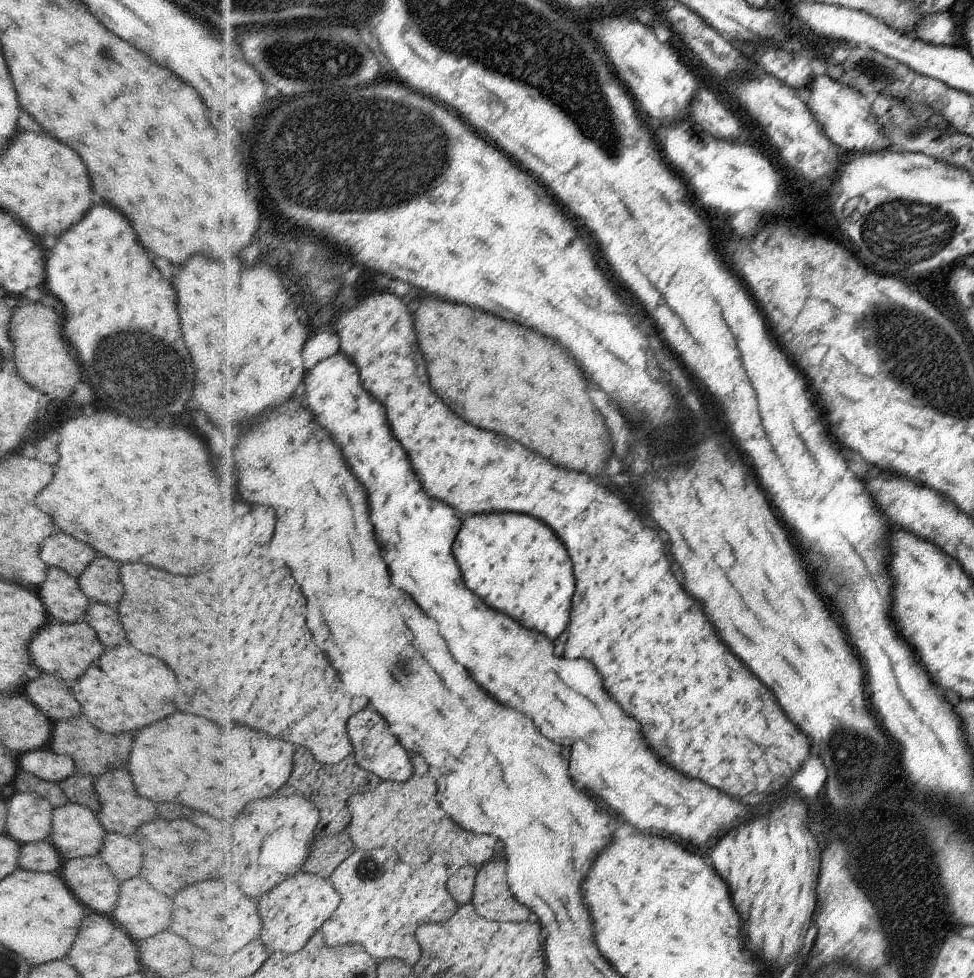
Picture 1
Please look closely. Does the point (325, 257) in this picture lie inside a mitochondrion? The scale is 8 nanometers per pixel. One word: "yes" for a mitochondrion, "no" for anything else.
yes

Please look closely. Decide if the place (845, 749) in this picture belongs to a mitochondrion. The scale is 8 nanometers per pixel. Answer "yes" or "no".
yes

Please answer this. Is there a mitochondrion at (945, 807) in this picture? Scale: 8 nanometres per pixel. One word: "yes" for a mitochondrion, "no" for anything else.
no

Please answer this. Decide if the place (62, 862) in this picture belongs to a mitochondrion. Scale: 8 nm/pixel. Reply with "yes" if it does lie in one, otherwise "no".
no

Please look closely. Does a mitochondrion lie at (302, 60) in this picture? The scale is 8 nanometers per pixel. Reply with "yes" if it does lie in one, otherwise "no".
yes

